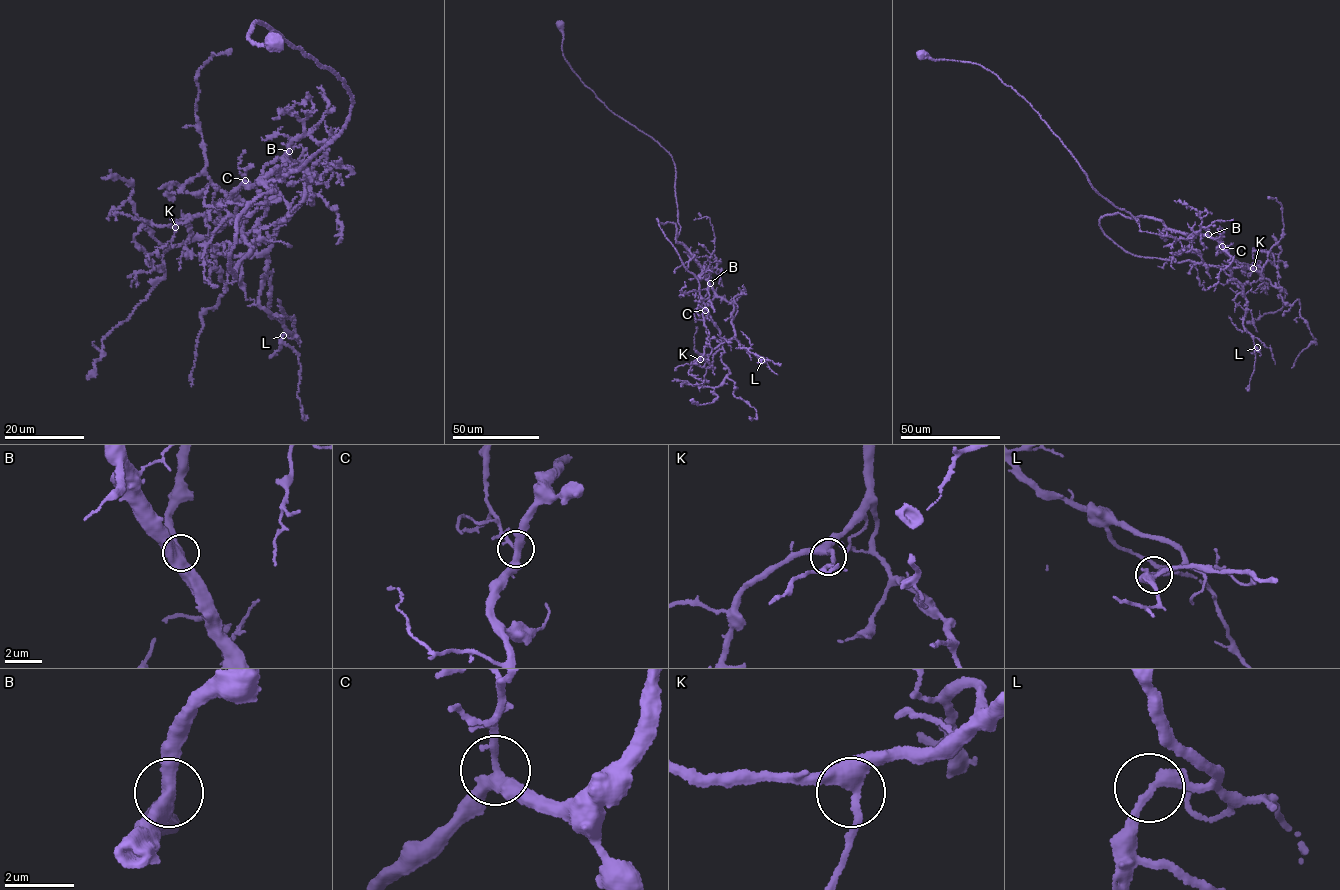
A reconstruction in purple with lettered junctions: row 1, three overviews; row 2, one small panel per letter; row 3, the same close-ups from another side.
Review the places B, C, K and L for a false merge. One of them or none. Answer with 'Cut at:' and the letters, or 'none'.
Cut at: none

